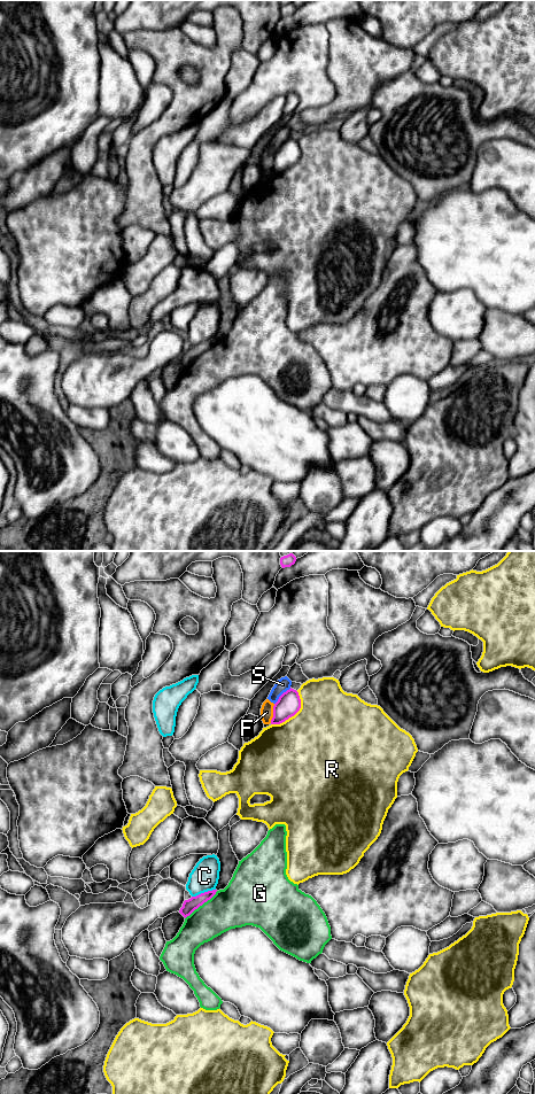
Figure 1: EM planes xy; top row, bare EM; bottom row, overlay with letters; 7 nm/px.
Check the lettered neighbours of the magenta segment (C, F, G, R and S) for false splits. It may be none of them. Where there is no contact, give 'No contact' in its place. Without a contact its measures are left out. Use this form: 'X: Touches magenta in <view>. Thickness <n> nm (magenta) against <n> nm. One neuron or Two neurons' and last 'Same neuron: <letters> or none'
C: Touches magenta in xy. Thickness 90 nm (magenta) against 200 nm. Two neurons
F: Touches magenta in xy. Thickness 160 nm (magenta) against 100 nm. Two neurons
G: Touches magenta in xy. Thickness 90 nm (magenta) against 300 nm. Two neurons
R: Touches magenta in xy. Thickness 160 nm (magenta) against 500 nm. Two neurons
S: Touches magenta in xy. Thickness 160 nm (magenta) against 90 nm. Two neurons
Same neuron: none

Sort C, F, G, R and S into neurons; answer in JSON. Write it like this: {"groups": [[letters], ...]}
{"groups": [["C"], ["F", "S"], ["G"], ["R"]]}

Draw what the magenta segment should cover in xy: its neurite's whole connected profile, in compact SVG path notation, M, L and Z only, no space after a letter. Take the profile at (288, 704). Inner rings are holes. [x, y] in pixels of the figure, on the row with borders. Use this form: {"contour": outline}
{"contour": "M289 689L284 692L273 706L273 717L271 724L280 724L294 716L301 708L301 699L298 692Z"}

